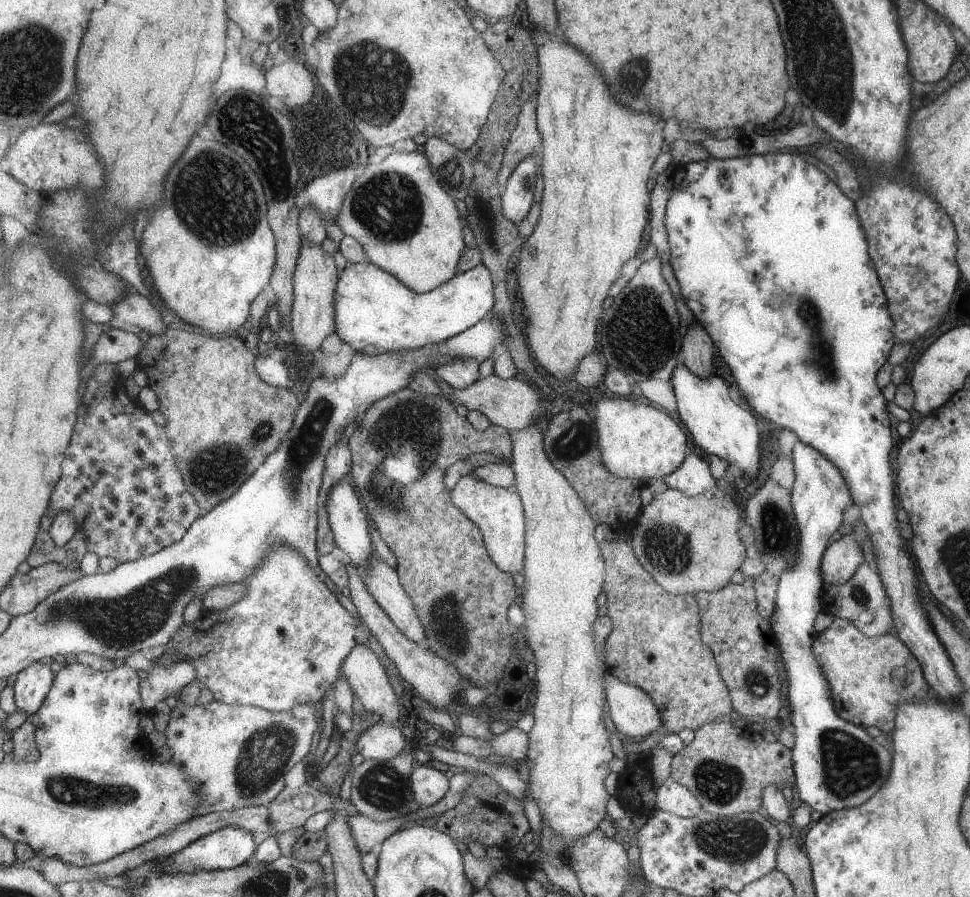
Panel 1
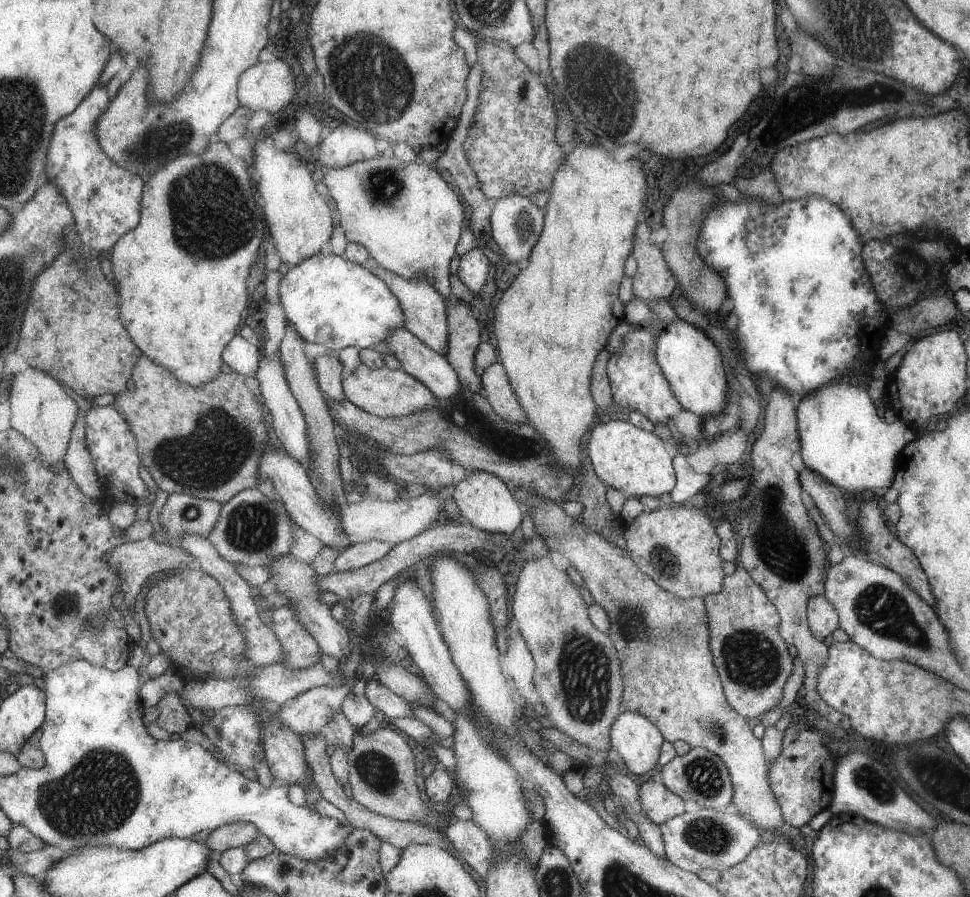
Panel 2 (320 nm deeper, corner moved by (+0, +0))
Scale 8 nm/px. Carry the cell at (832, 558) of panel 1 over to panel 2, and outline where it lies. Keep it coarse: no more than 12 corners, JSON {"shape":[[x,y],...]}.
{"shape":[[824,593],[811,597],[806,621],[823,642],[838,627],[838,613]]}

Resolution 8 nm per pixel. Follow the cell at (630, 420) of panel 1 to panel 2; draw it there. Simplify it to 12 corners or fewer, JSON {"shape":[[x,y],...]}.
{"shape":[[628,421],[596,423],[586,444],[605,487],[630,496],[674,488],[671,456]]}

